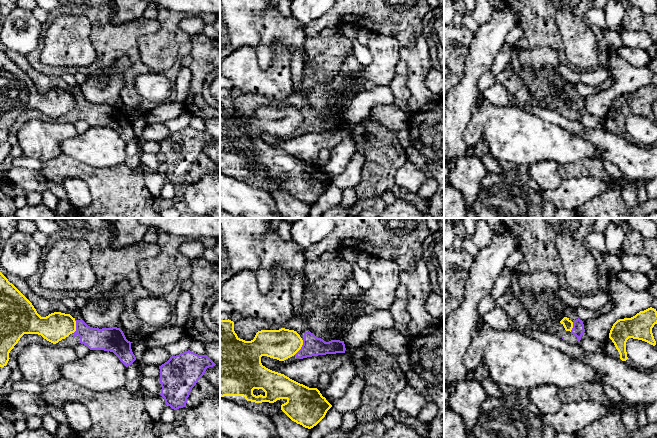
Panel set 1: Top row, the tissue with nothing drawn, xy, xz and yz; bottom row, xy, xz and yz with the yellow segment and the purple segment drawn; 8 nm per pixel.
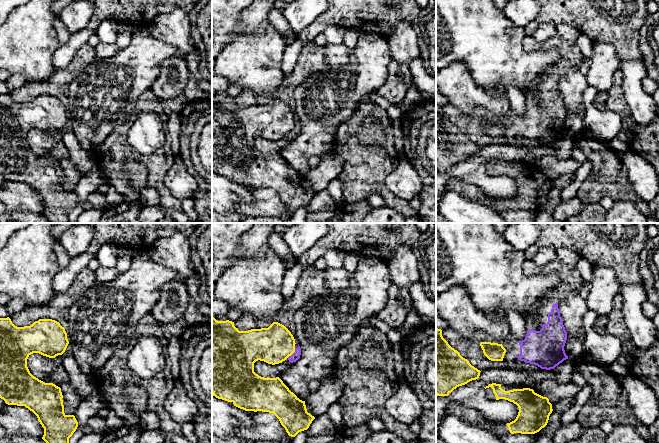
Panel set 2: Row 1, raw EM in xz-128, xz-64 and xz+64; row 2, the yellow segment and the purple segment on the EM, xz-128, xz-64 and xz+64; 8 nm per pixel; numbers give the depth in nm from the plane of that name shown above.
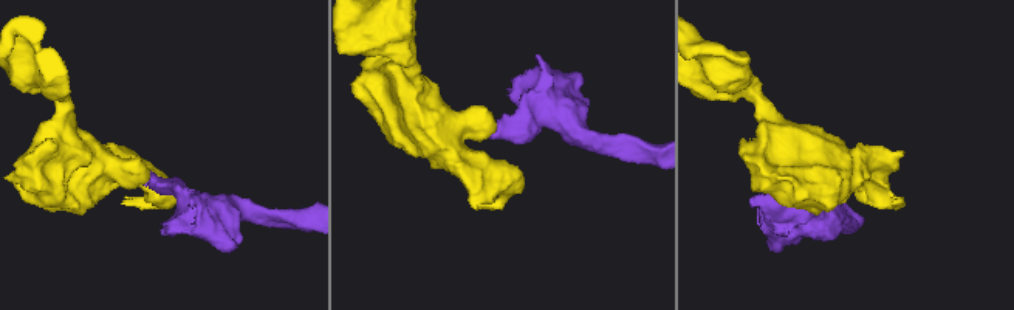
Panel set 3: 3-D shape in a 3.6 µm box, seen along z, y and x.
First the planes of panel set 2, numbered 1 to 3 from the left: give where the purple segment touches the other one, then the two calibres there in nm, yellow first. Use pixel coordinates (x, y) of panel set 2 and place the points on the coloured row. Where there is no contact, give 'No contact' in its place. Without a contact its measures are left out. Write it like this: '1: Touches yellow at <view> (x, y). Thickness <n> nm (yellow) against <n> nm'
1: No contact
2: Touches yellow at xz-64 (292, 353). Thickness 300 nm (yellow) against 70 nm
3: No contact

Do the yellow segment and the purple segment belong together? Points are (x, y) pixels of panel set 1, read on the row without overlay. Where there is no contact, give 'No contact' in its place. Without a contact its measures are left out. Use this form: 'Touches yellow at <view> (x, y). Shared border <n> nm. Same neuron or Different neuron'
Touches yellow at xz (301, 122). Shared border 140 nm. Different neuron

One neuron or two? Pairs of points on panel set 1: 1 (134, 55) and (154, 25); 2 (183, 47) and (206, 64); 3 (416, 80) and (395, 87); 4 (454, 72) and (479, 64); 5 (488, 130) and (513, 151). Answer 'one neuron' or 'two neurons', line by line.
1: one neuron
2: two neurons
3: two neurons
4: two neurons
5: one neuron

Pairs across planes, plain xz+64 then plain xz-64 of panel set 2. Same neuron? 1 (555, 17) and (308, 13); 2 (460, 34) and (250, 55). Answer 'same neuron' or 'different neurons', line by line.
1: different neurons
2: different neurons

